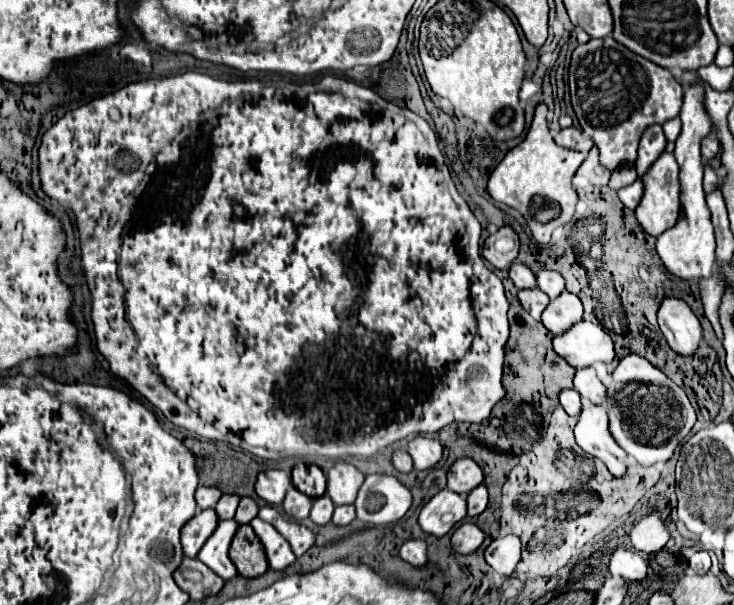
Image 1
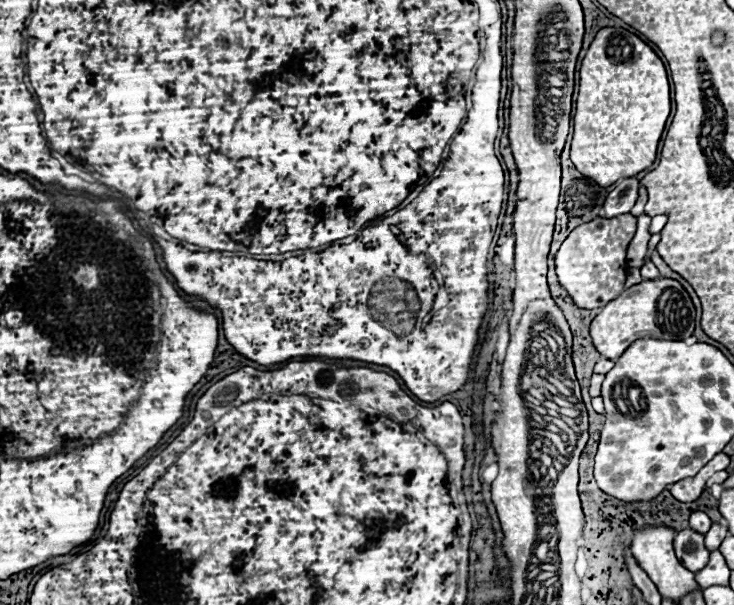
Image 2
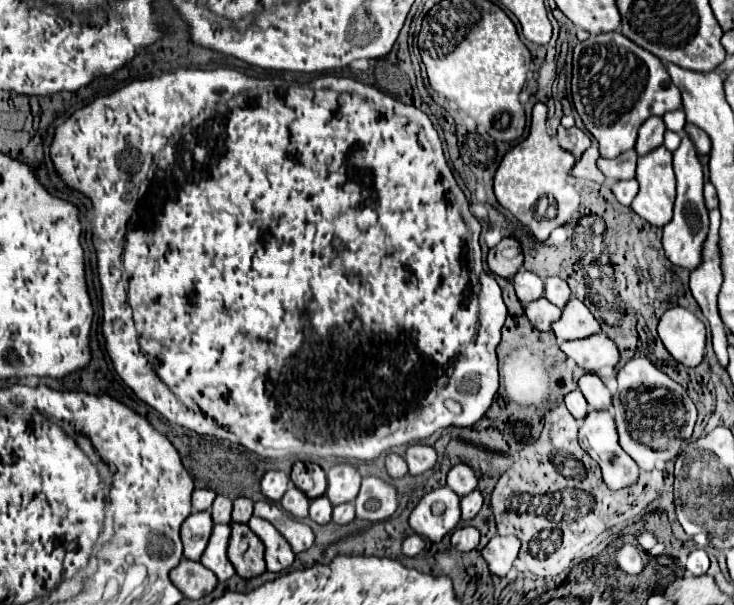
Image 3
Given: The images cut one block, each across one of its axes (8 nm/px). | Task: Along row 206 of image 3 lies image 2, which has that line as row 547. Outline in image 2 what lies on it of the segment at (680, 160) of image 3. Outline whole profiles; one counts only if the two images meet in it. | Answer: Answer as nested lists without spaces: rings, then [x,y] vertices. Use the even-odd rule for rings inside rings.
[[[690,528],[680,530],[676,534],[674,550],[680,562],[692,572],[698,572],[698,568],[704,568],[706,560],[710,560],[710,552],[704,546],[704,534],[694,532]]]

